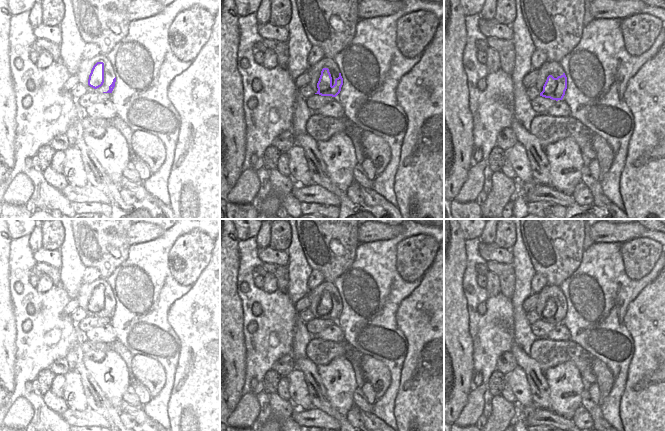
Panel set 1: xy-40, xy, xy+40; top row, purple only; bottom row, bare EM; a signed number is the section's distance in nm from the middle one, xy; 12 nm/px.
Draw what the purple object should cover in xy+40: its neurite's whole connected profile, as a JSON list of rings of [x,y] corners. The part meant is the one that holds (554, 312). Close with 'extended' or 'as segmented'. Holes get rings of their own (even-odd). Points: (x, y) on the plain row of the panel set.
[[[546,285],[539,293],[535,311],[542,321],[562,324],[567,313],[567,301],[560,286]]] | extended

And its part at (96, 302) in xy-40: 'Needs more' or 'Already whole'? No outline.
Needs more.

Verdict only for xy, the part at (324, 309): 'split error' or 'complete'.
split error

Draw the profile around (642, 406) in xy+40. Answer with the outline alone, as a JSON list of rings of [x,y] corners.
[[[665,265],[656,279],[629,303],[624,325],[635,346],[620,400],[624,431],[665,431]]]

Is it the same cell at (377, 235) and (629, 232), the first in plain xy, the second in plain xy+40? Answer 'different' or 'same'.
same

